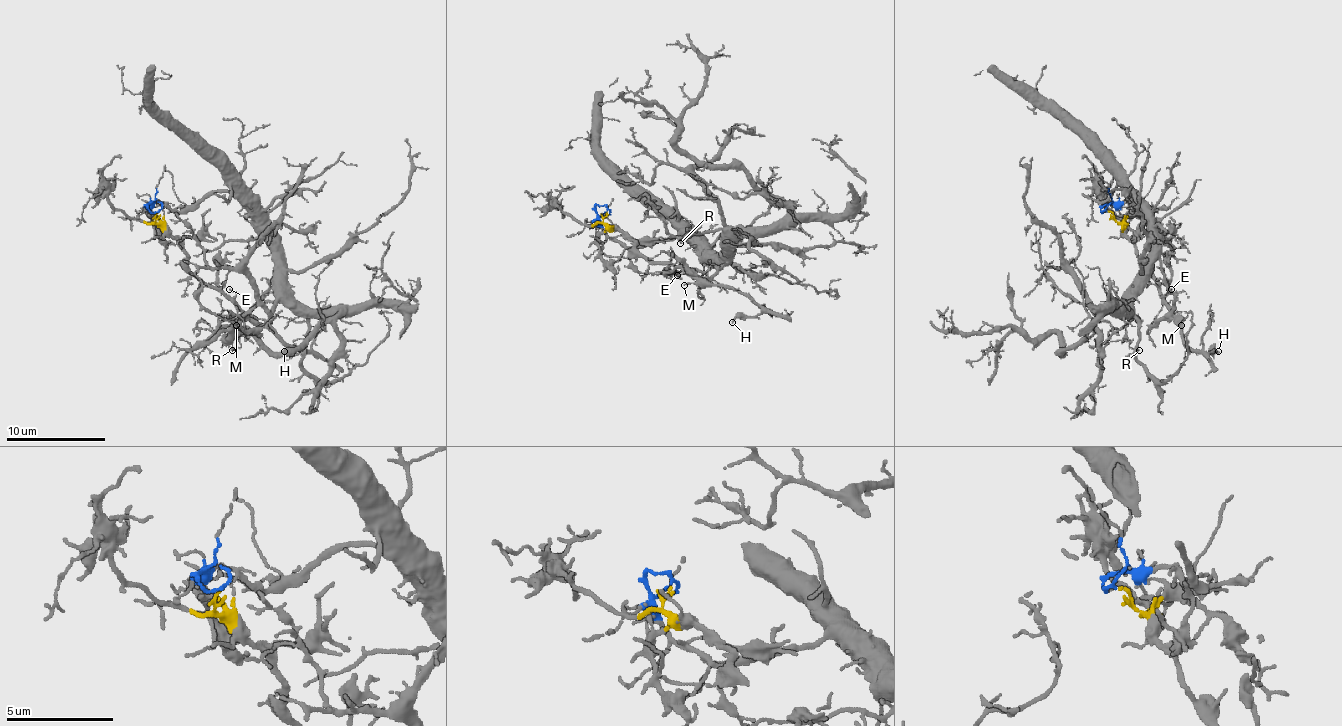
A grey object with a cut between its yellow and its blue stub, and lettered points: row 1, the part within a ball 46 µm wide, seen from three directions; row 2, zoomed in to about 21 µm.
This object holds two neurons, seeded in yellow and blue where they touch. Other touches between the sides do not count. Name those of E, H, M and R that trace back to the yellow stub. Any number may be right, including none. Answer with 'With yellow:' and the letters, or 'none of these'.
With yellow: E, H, M

